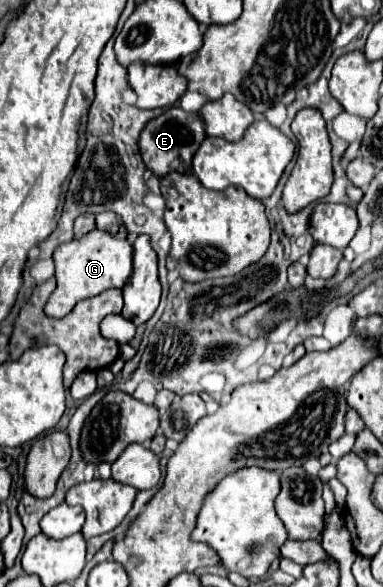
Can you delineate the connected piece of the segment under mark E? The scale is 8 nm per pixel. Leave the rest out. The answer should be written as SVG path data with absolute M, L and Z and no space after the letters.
M172 106L166 112L162 112L158 118L146 124L146 128L140 134L140 152L144 158L144 164L152 174L166 176L170 172L180 174L192 174L192 156L206 138L206 128L202 126L200 114L188 114L180 106Z

